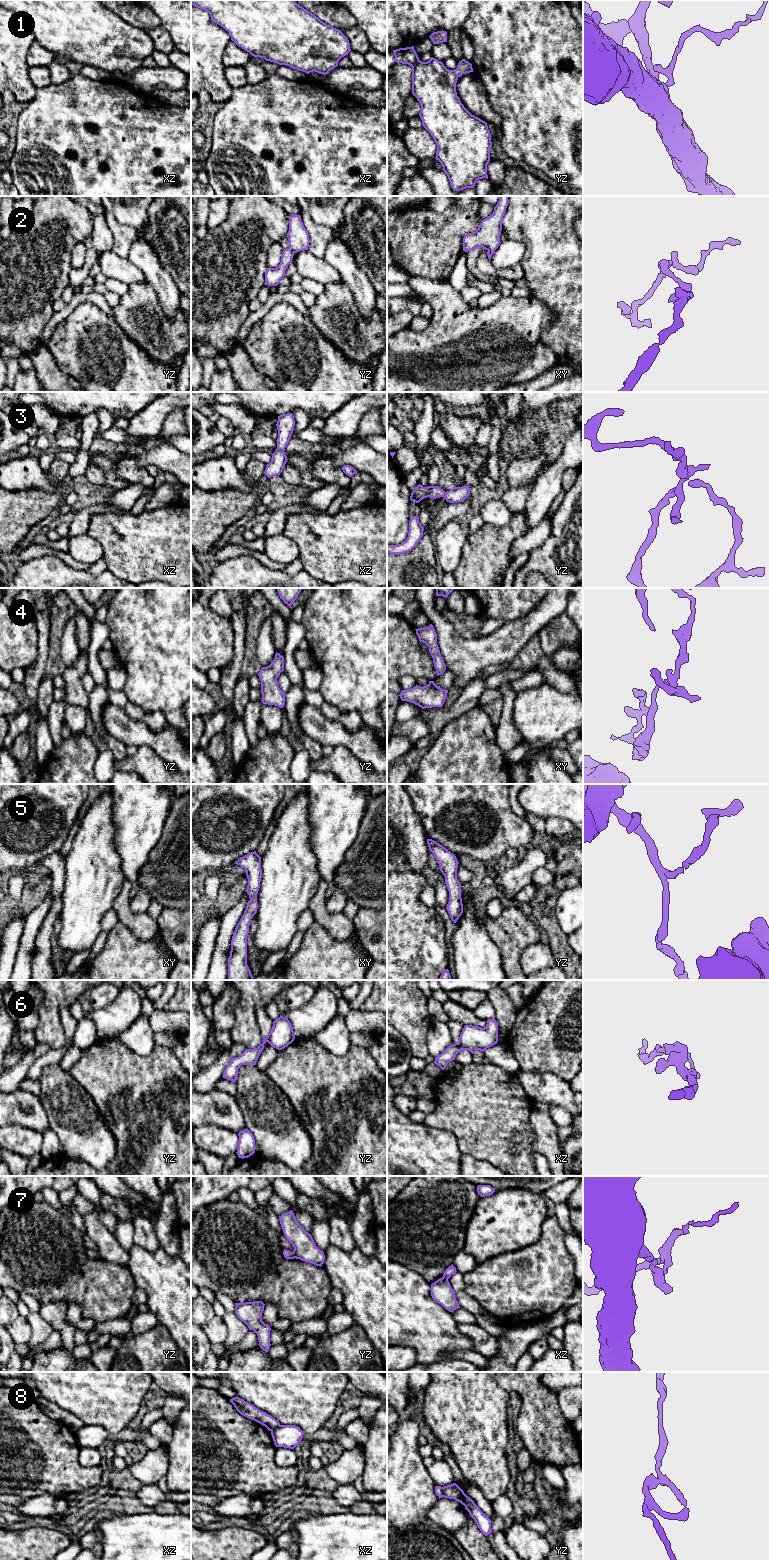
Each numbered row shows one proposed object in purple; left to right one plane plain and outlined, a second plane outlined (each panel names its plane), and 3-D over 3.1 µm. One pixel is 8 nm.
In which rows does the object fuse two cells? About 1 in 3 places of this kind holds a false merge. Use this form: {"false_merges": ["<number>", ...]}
{"false_merges": ["7", "8"]}

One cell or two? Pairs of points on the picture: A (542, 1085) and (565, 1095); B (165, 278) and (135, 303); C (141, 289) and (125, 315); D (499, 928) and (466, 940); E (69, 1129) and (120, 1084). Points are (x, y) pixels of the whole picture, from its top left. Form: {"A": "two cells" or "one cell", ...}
{"A": "one cell", "B": "two cells", "C": "one cell", "D": "two cells", "E": "two cells"}

